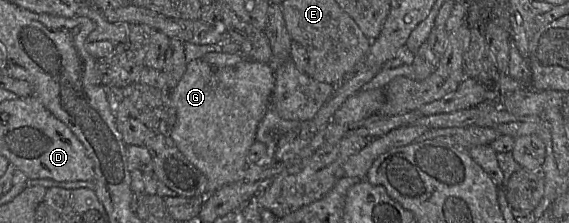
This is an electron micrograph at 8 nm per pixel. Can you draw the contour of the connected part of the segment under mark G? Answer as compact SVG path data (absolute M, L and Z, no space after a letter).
M202 59L187 64L178 85L171 91L171 102L177 121L170 134L178 150L208 180L208 194L219 188L243 180L246 157L256 141L259 123L269 109L274 88L274 70L271 65L244 59L232 67L213 69Z

